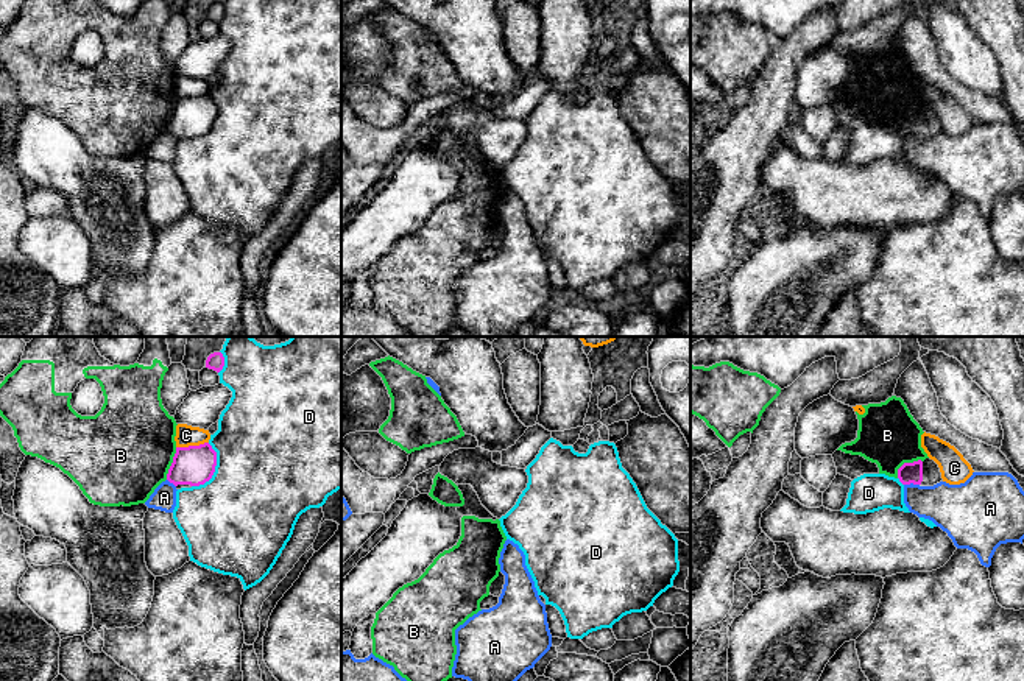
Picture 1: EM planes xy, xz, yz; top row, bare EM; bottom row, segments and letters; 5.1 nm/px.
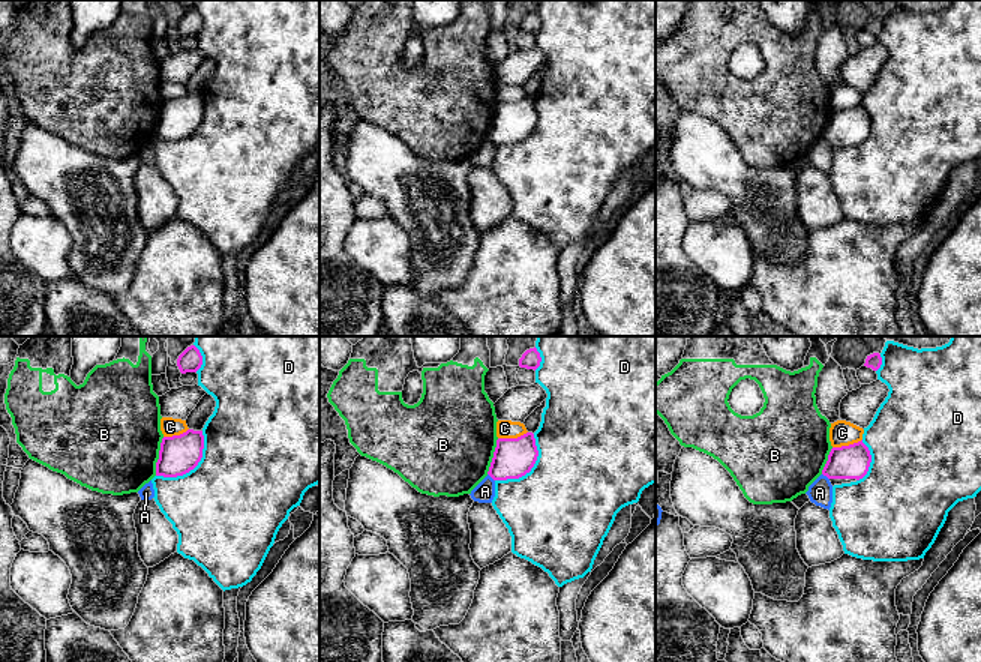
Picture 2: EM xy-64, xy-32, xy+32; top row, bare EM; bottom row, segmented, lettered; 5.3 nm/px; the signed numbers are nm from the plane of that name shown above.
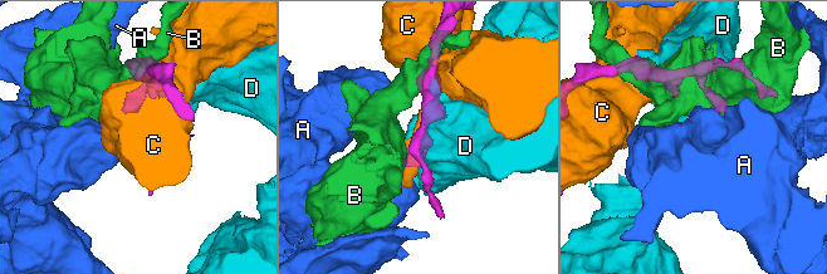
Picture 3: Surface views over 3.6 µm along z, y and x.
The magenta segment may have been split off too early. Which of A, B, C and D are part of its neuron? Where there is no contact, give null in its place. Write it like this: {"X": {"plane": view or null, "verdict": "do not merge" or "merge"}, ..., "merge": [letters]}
{"A": {"plane": "yz", "verdict": "do not merge"}, "B": {"plane": "yz", "verdict": "do not merge"}, "C": {"plane": "xy", "verdict": "do not merge"}, "D": {"plane": "xy", "verdict": "do not merge"}, "merge": []}

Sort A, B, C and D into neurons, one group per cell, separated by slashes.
A / B / C / D

